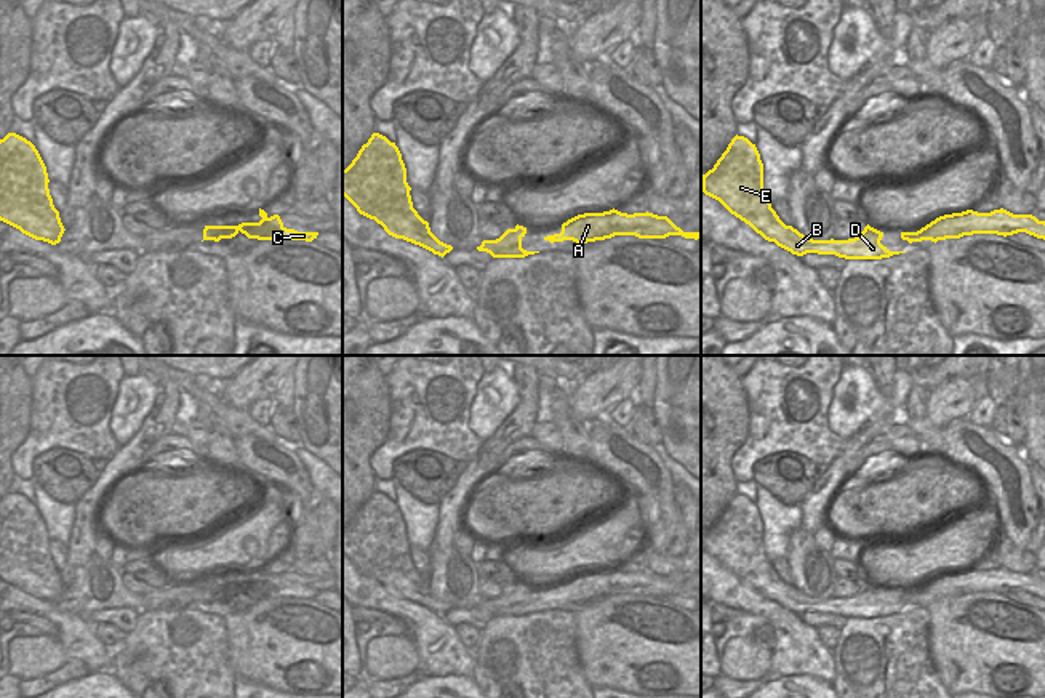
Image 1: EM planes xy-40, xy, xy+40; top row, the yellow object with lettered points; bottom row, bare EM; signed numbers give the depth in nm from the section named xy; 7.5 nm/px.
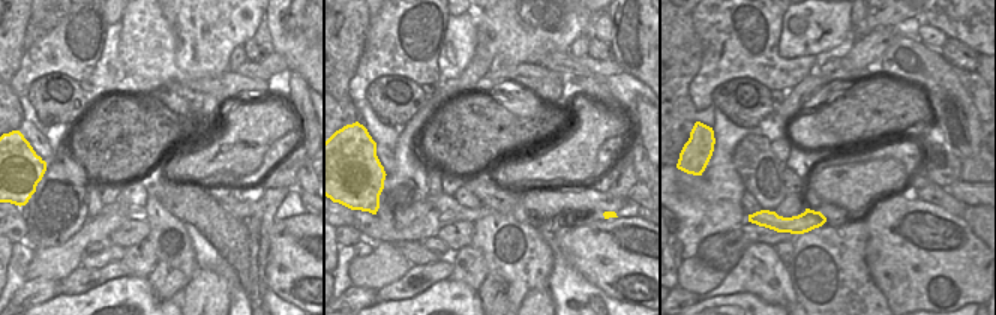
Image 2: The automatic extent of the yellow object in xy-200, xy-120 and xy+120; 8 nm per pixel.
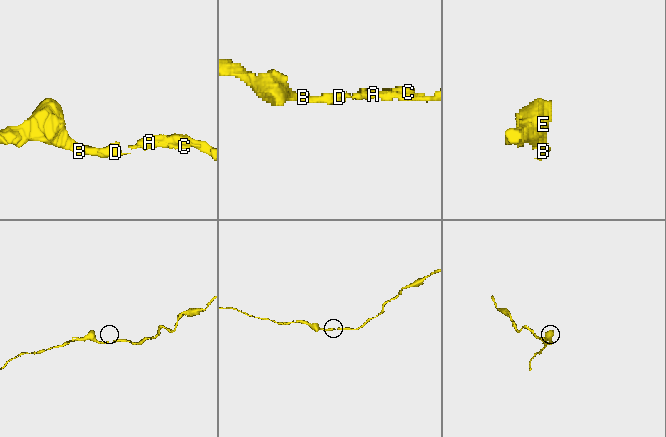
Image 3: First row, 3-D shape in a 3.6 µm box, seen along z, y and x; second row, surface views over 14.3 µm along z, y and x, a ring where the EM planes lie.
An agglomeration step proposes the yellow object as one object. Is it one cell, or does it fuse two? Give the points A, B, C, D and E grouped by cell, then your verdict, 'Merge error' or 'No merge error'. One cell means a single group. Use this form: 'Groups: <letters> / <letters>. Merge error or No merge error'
Groups: A B C D E. No merge error.

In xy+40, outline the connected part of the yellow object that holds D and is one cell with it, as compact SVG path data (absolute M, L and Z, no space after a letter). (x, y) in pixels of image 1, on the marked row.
M736 134L731 139L714 168L703 174L701 187L765 240L797 256L818 253L845 259L882 259L906 253L883 247L880 243L883 232L869 224L858 237L848 240L813 240L786 226L765 195L760 154L744 136Z

